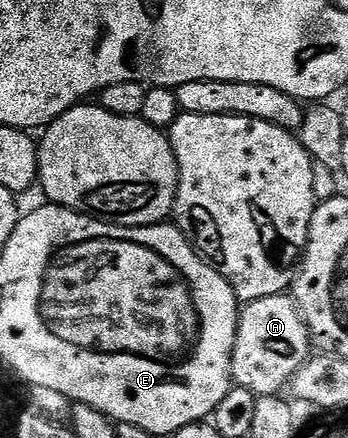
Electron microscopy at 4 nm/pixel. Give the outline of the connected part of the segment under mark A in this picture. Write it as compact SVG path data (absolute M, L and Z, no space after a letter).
M288 294L244 304L237 320L237 340L233 350L234 384L258 397L284 392L293 375L309 362L309 343L311 347L309 326Z

